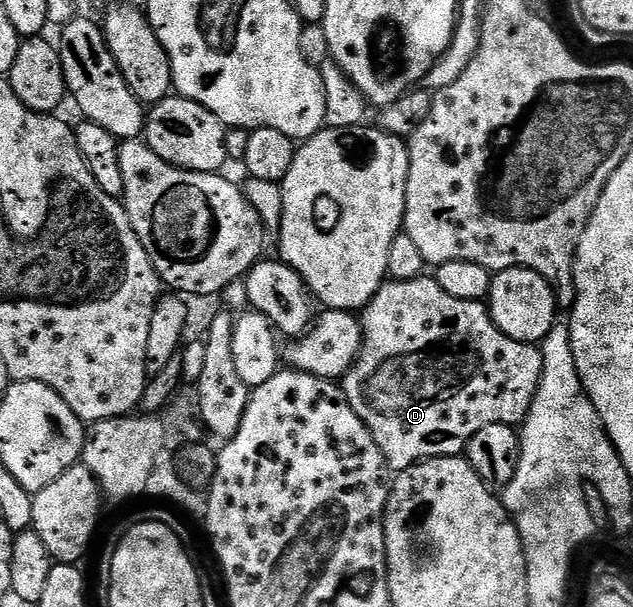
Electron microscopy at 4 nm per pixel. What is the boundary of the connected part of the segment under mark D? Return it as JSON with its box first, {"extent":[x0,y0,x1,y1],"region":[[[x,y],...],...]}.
{"extent":[343,277,543,472],"region":[[[422,277],[411,281],[394,279],[386,281],[380,287],[373,300],[360,312],[359,318],[362,333],[361,352],[357,354],[357,360],[353,363],[352,369],[345,374],[343,390],[351,409],[355,409],[363,425],[371,429],[371,433],[385,453],[386,464],[392,470],[394,467],[394,472],[406,471],[407,468],[414,467],[417,463],[427,459],[442,459],[448,455],[460,456],[465,446],[471,441],[471,437],[475,437],[479,429],[487,429],[487,425],[496,423],[520,425],[525,422],[541,380],[543,369],[541,348],[535,343],[520,343],[514,339],[508,339],[493,323],[488,306],[484,302],[459,301],[459,297],[451,297],[451,293],[443,293],[443,289],[439,289],[436,278],[433,277]]]}

